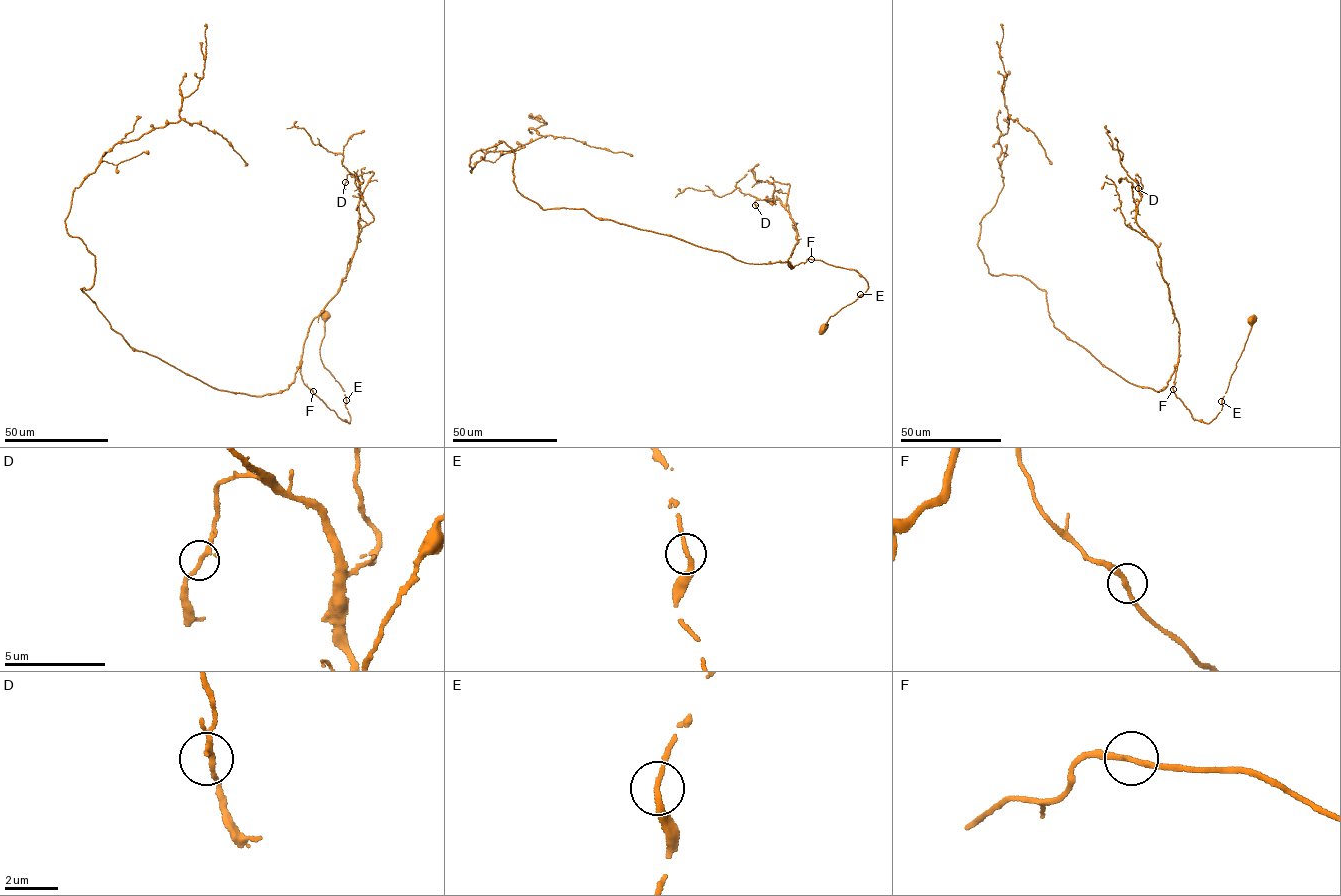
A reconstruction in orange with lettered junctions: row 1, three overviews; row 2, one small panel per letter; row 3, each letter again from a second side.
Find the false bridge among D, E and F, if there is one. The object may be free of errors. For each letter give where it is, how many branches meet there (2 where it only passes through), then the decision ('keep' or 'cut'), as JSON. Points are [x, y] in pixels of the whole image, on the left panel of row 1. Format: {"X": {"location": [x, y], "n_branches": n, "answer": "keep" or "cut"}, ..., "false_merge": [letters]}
{"D": {"location": [345, 182], "n_branches": 2, "answer": "keep"}, "E": {"location": [346, 400], "n_branches": 2, "answer": "keep"}, "F": {"location": [313, 391], "n_branches": 2, "answer": "keep"}, "false_merge": []}

